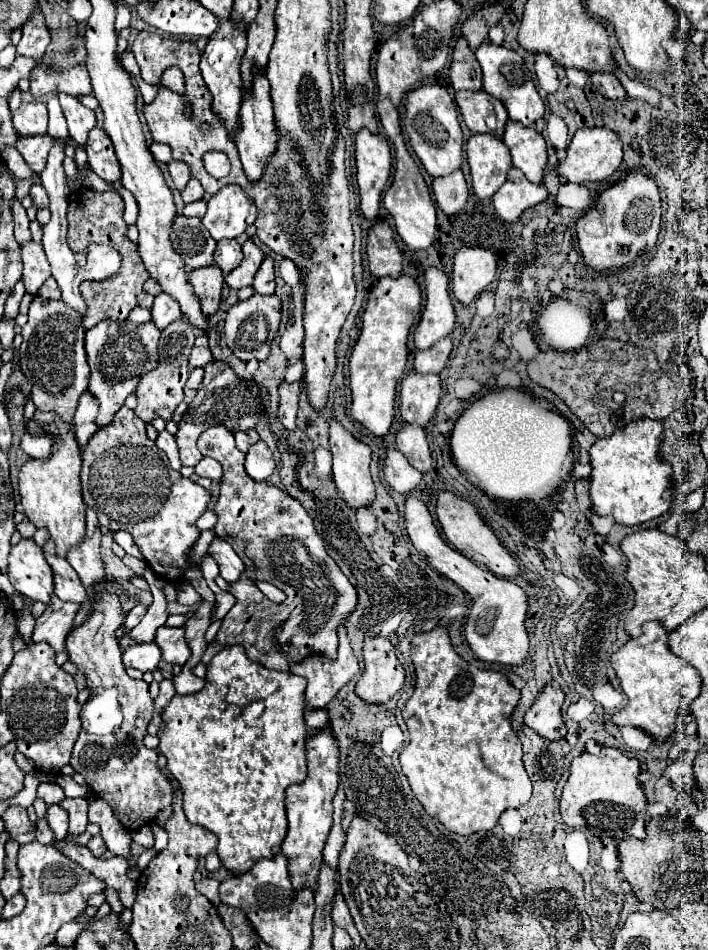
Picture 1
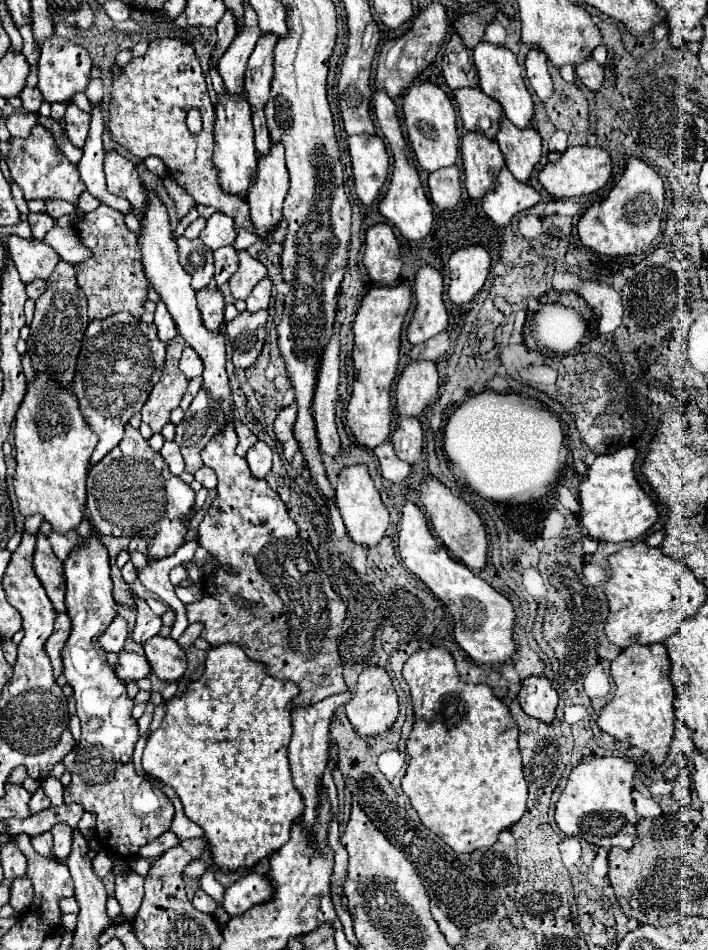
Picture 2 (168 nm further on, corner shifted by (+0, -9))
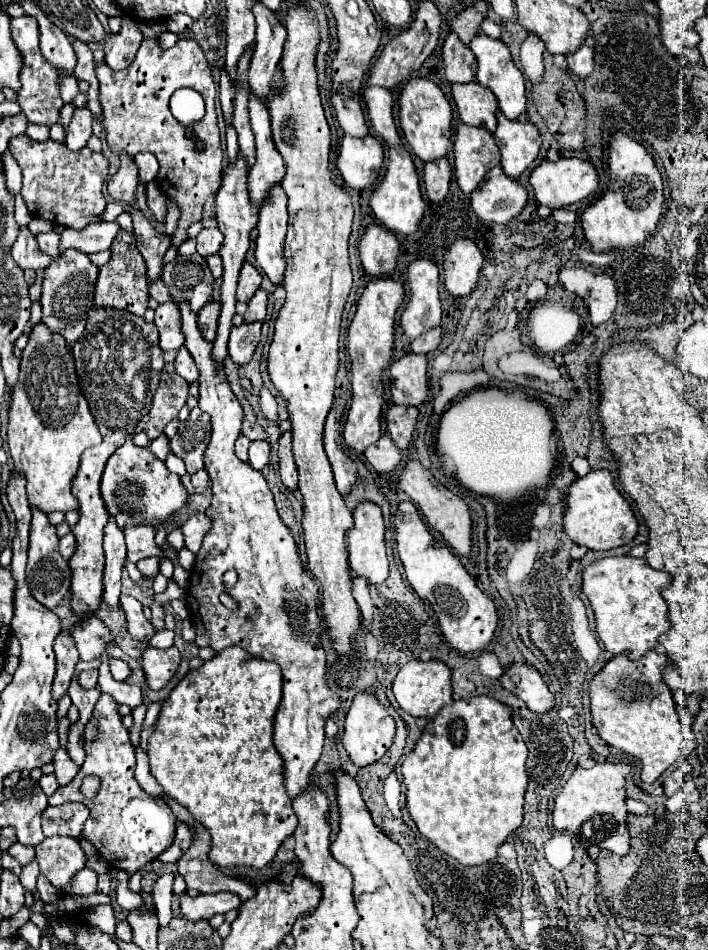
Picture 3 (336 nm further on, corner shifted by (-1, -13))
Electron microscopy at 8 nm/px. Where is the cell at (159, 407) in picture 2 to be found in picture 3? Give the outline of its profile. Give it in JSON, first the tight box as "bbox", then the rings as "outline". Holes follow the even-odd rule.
{"bbox":[147,362,189,440],"outline":[[[169,362],[161,370],[159,386],[155,390],[151,410],[149,410],[149,422],[147,422],[147,436],[149,440],[155,440],[159,434],[163,434],[165,424],[169,424],[173,418],[177,418],[177,412],[187,402],[187,388],[189,384],[175,372],[175,366]]]}

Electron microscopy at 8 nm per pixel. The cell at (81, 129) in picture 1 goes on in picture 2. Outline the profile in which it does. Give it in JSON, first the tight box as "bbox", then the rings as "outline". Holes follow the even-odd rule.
{"bbox":[64,102,90,148],"outline":[[[70,102],[66,108],[66,114],[64,114],[64,122],[66,122],[66,134],[68,134],[70,142],[78,148],[84,148],[88,130],[90,130],[90,114],[82,112],[76,104]]]}

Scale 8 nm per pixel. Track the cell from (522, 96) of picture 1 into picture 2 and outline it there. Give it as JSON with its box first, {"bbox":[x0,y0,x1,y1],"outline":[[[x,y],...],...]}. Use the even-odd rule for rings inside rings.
{"bbox":[474,42,534,128],"outline":[[[480,42],[474,48],[474,62],[476,62],[482,92],[486,92],[496,102],[500,102],[506,118],[512,124],[516,124],[518,128],[528,128],[532,124],[532,118],[534,118],[534,102],[532,102],[532,96],[530,96],[524,80],[522,80],[516,56],[508,48],[494,46],[490,42]]]}

